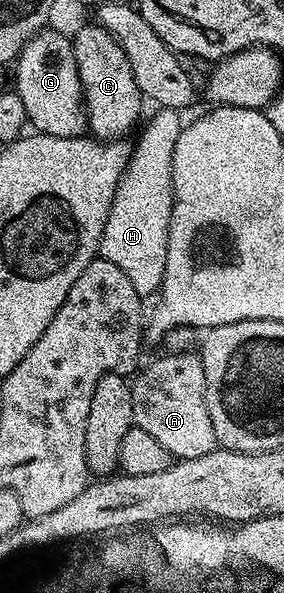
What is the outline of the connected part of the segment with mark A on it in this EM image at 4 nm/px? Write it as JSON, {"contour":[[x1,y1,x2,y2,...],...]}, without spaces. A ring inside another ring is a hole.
{"contour":[[194,353,165,354,145,370,140,369,131,384,134,427,156,438,174,459,203,457,218,447,216,431,204,398,202,359]]}

